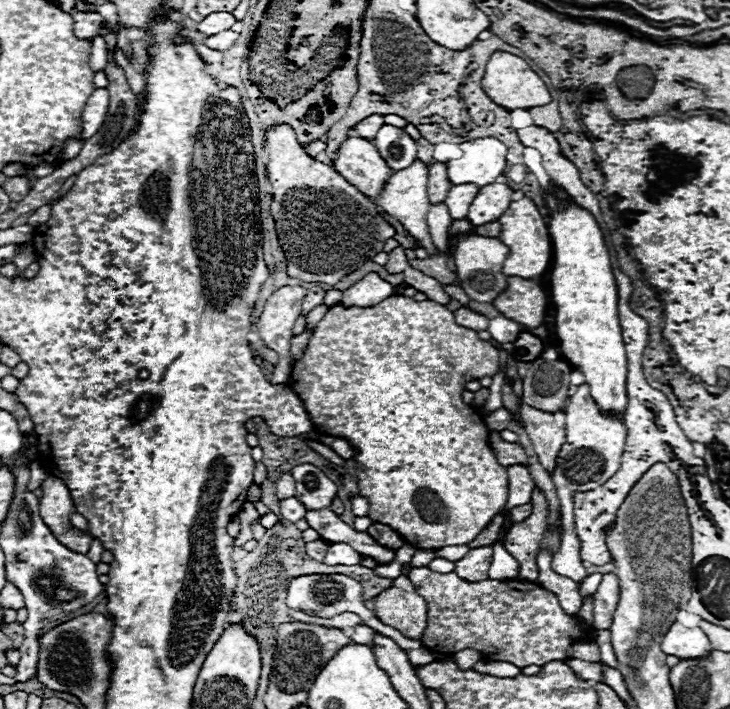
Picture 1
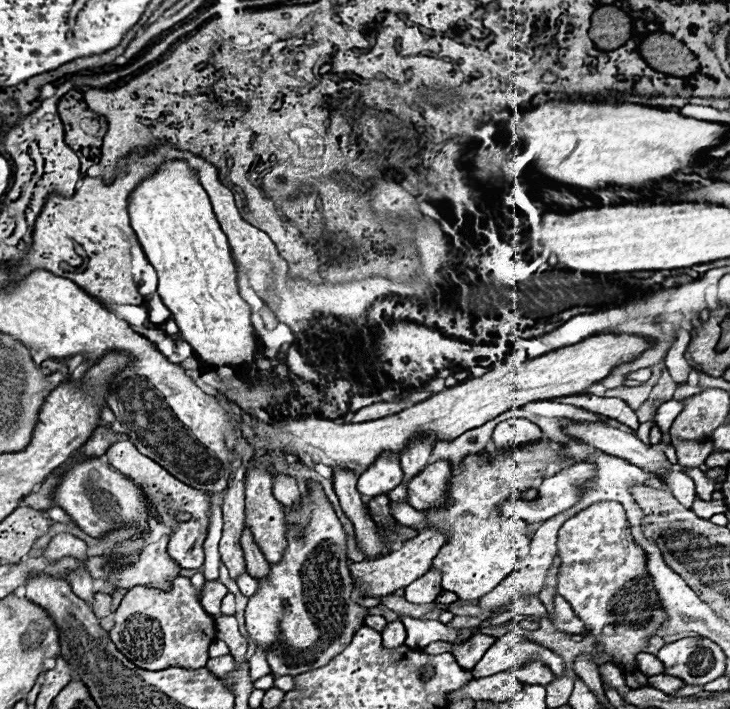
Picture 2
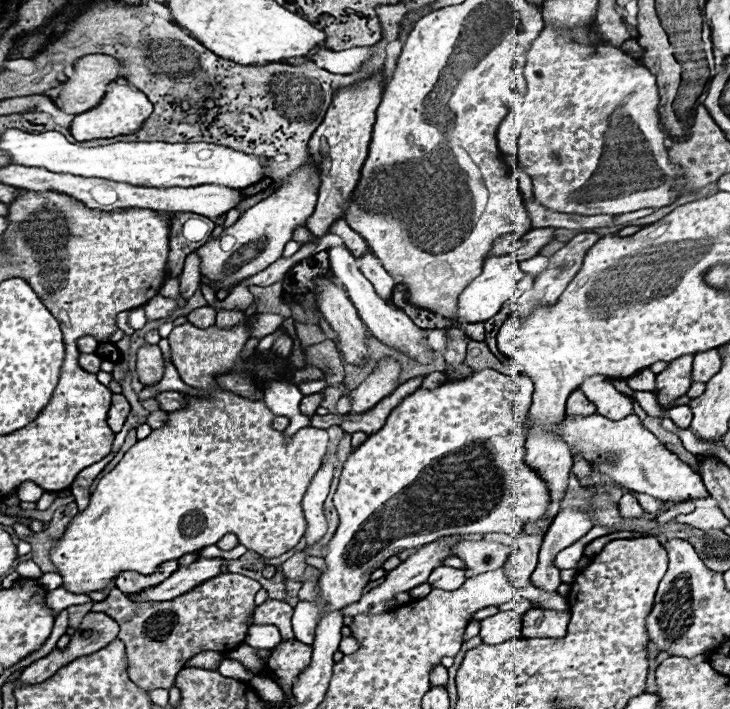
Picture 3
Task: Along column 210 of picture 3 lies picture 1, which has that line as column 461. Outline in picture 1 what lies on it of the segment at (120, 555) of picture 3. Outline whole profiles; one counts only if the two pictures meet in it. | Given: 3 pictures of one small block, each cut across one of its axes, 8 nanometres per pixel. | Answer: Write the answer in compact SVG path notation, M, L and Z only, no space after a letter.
M394 294L386 298L384 302L372 306L372 308L358 308L358 306L344 306L344 304L334 304L330 310L324 314L324 318L316 324L312 338L304 350L302 360L298 360L292 368L292 378L288 386L302 398L312 424L316 426L314 430L318 434L328 434L328 436L338 436L348 440L348 444L354 448L354 462L356 462L356 478L358 478L358 488L360 496L364 496L370 504L368 516L374 522L386 524L392 530L396 530L400 536L406 538L406 542L414 548L444 548L444 546L460 546L468 544L474 540L482 528L486 528L492 518L506 506L508 498L508 476L506 468L496 462L496 456L490 448L490 430L484 424L484 418L478 414L476 408L470 408L468 404L462 402L462 392L464 384L468 380L480 380L484 376L492 377L499 368L499 352L490 346L488 342L480 340L476 330L462 328L456 324L454 314L432 300L416 302L414 298L406 298L400 294Z

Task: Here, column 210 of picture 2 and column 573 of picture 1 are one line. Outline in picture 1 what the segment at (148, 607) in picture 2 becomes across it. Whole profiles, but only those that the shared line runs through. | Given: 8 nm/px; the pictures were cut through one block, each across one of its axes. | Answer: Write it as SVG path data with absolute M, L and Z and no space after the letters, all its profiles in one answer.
M406 566L402 572L408 574L416 592L428 602L428 608L430 608L428 626L424 630L422 644L440 654L452 656L460 650L472 648L472 650L482 652L484 656L494 656L494 658L484 658L486 662L512 662L520 668L530 666L530 664L542 666L542 664L548 664L554 660L566 660L568 646L592 638L592 632L594 632L594 630L586 630L576 616L568 616L560 608L556 594L540 588L534 582L524 582L524 580L466 582L460 576L456 576L454 572L438 574L426 566L424 568Z

